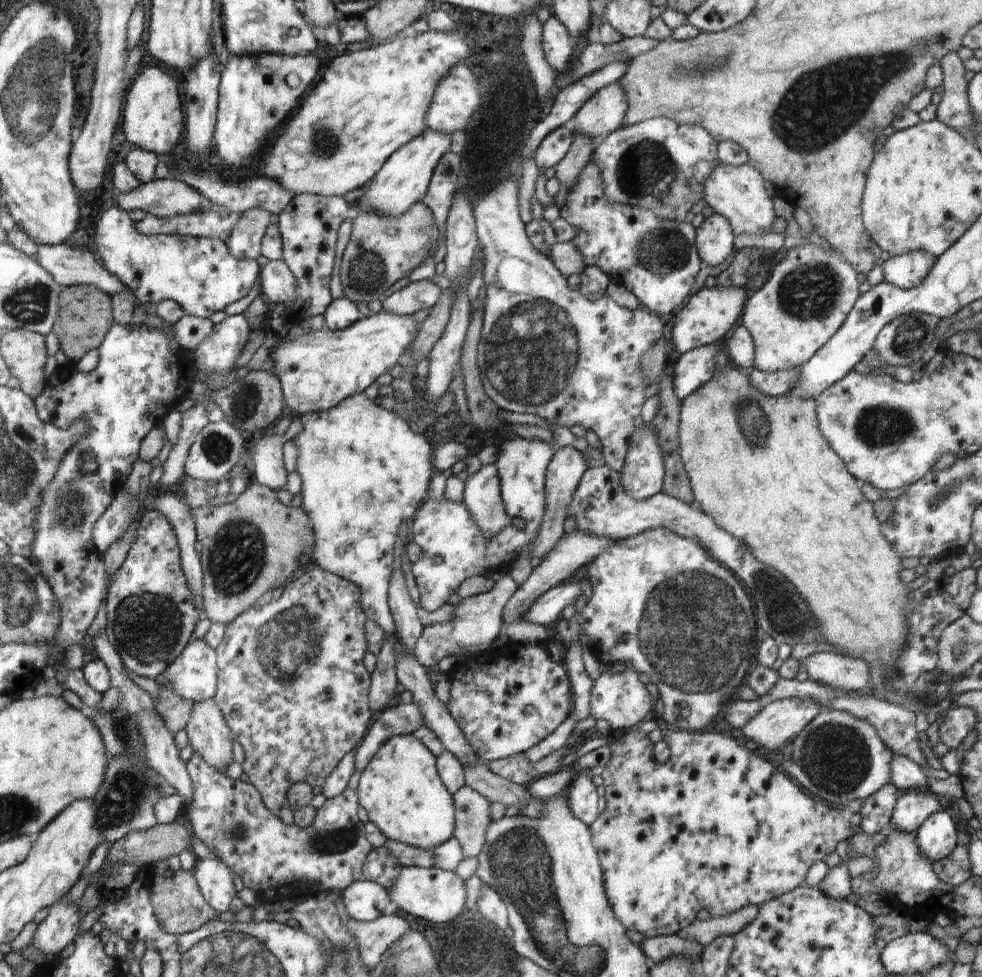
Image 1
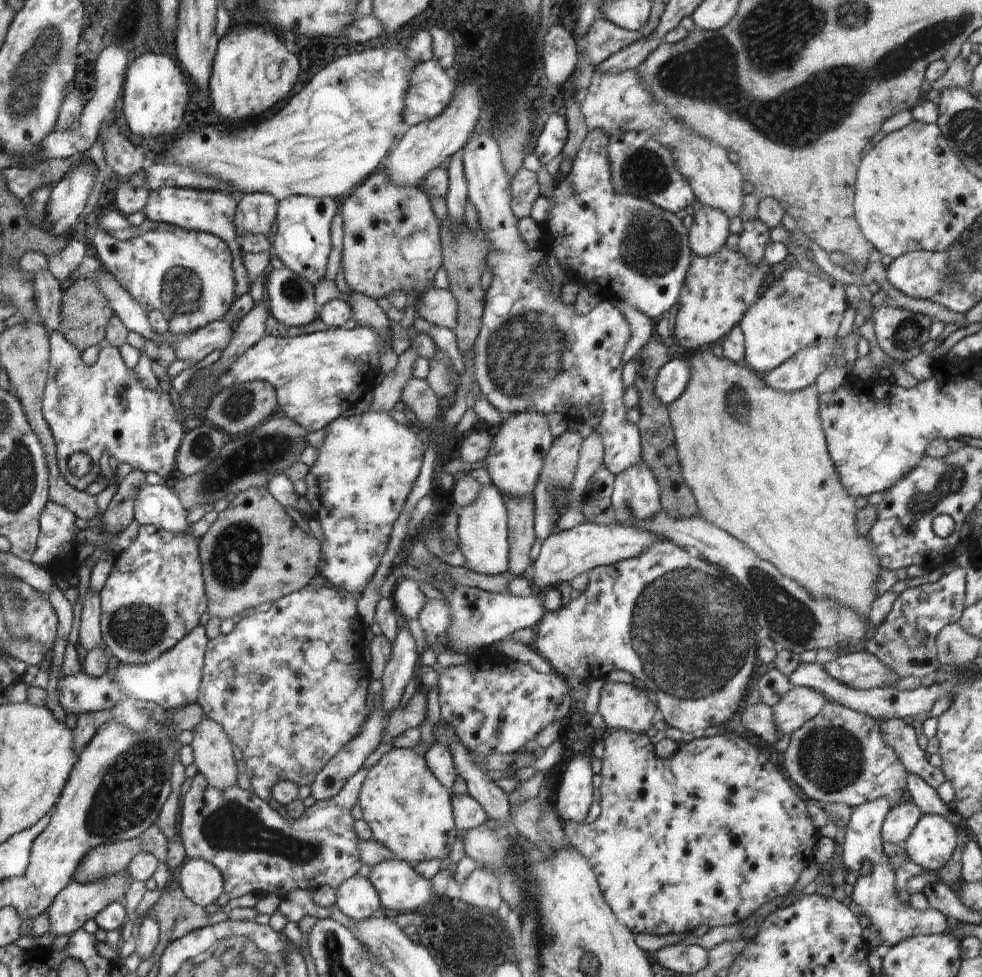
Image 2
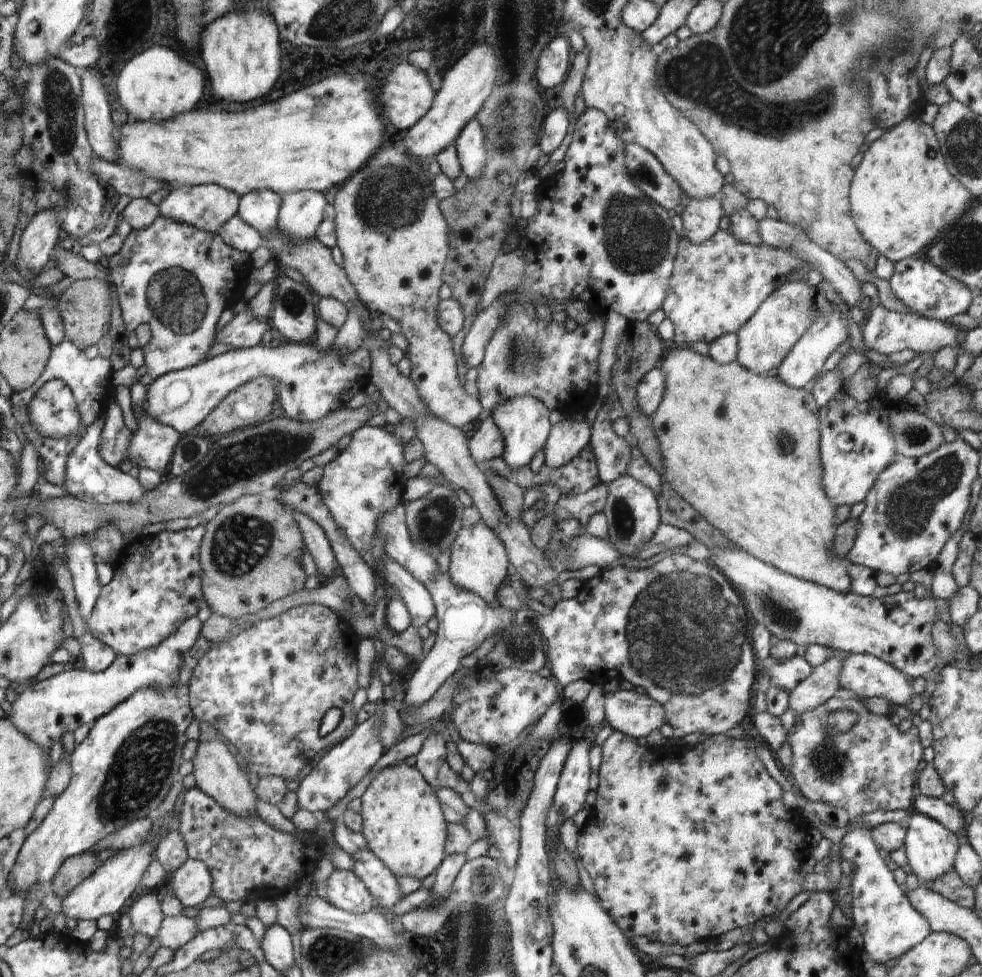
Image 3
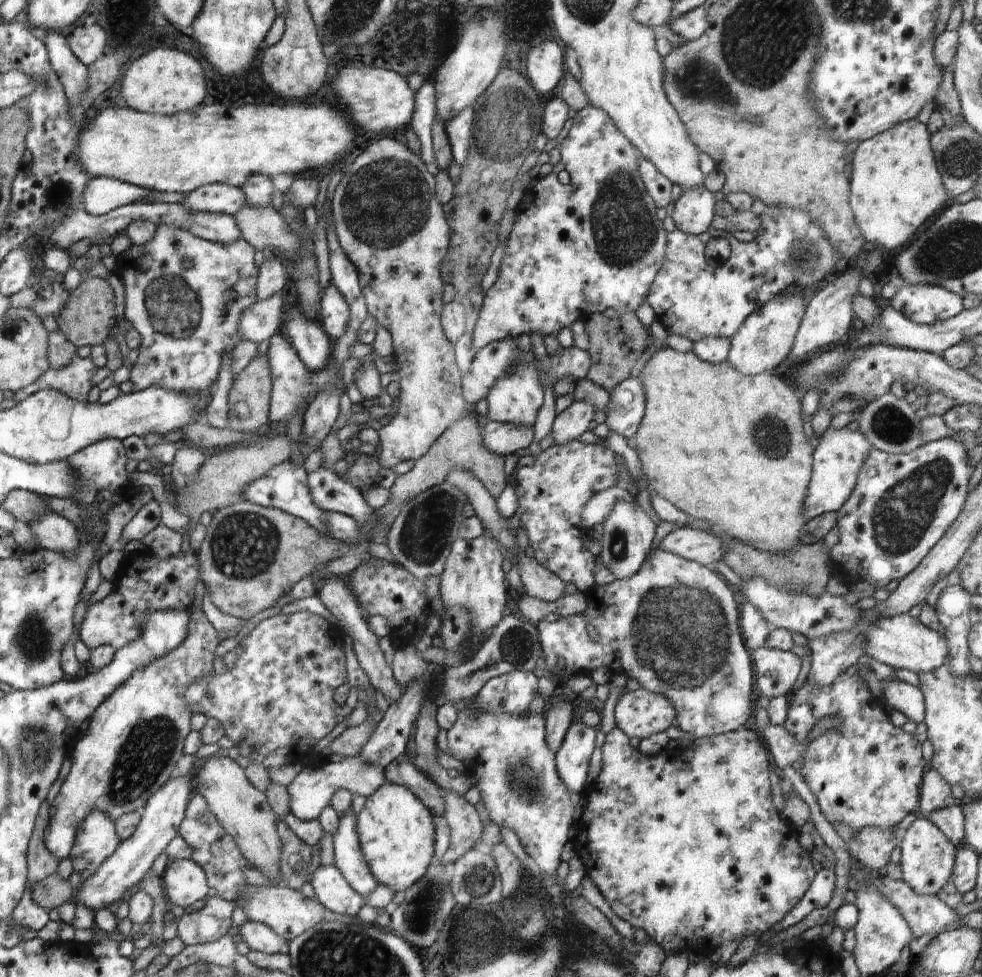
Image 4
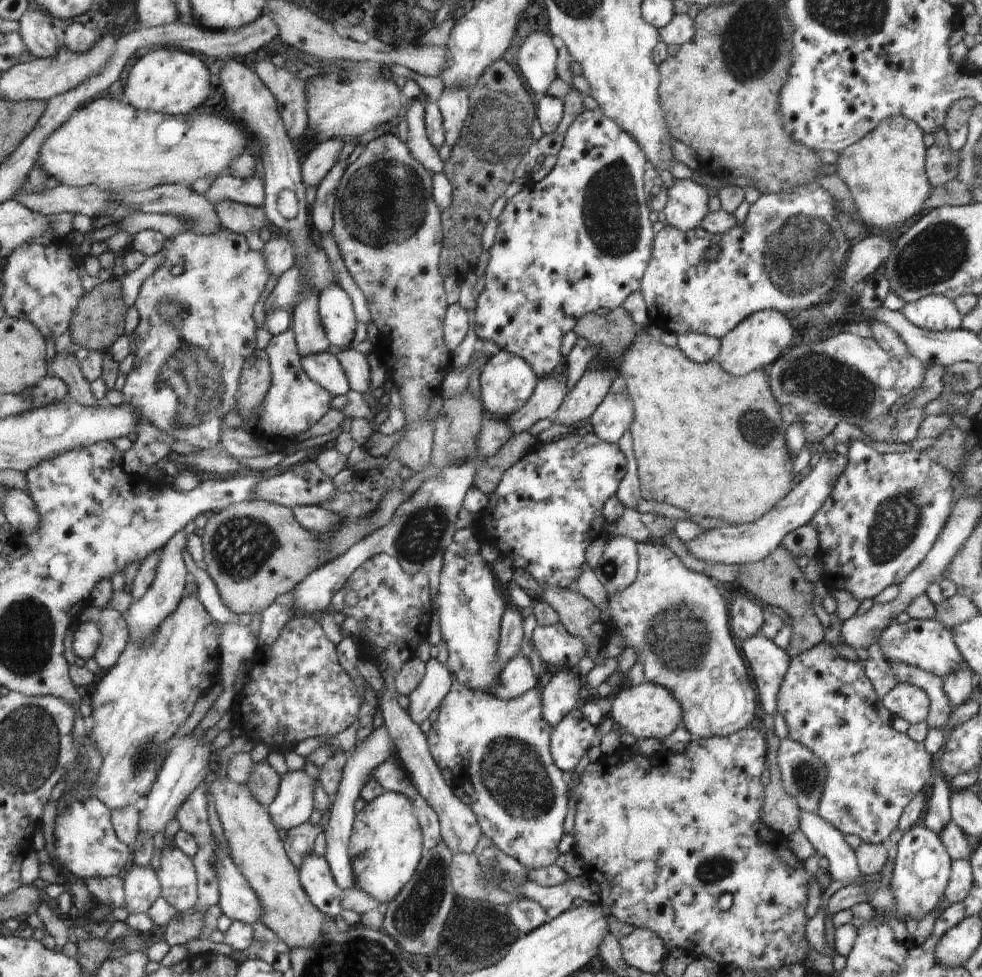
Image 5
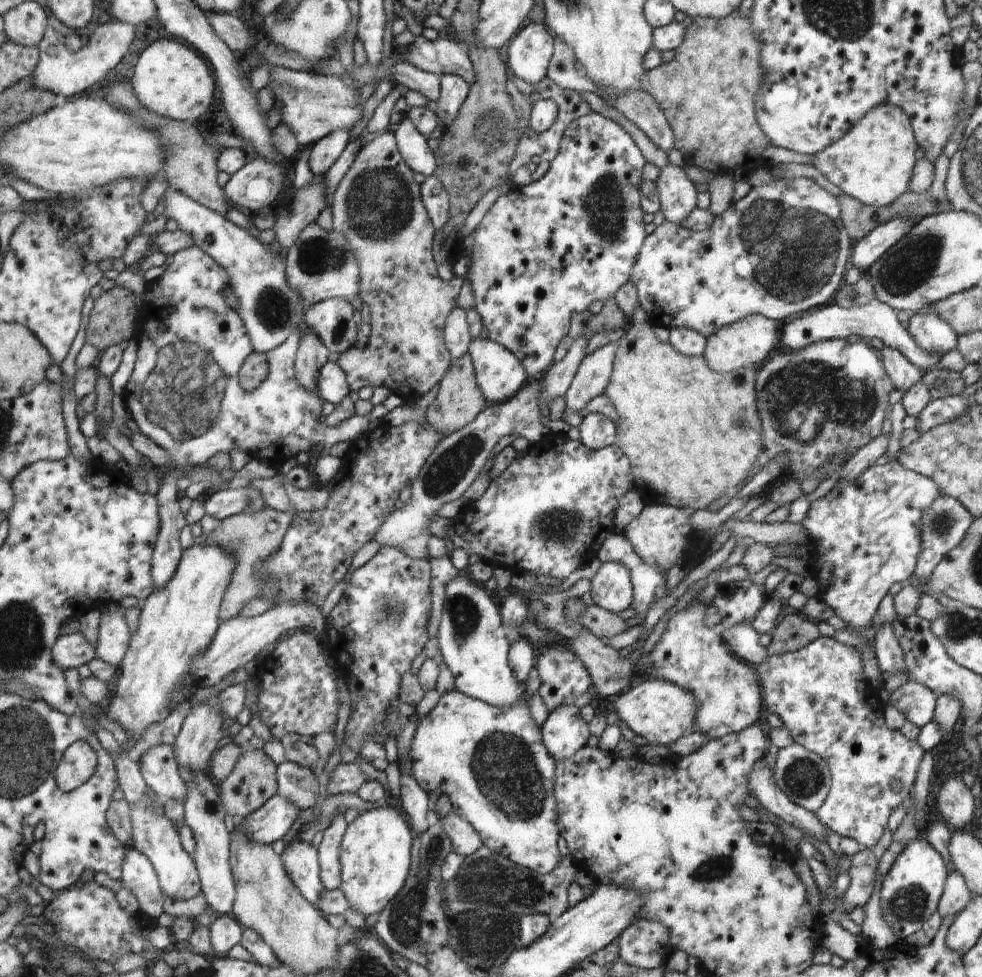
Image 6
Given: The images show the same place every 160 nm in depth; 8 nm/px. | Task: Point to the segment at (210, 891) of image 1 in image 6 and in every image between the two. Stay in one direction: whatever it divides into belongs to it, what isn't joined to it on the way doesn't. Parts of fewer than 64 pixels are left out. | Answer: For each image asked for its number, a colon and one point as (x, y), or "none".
2: (202, 882)
3: (192, 882)
4: (185, 881)
5: (176, 874)
6: (153, 834)

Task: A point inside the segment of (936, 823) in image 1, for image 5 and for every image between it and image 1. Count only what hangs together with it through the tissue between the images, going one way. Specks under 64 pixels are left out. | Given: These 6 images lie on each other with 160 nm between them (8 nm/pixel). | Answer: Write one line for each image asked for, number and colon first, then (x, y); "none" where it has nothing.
2: (932, 843)
3: (931, 849)
4: (928, 857)
5: (922, 869)

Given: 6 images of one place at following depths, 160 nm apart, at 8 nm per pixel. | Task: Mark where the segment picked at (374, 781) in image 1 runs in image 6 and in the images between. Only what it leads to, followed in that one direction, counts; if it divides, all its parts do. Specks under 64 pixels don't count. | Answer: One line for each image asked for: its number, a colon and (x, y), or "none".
2: (408, 810)
3: (403, 821)
4: (396, 830)
5: (387, 842)
6: (375, 859)

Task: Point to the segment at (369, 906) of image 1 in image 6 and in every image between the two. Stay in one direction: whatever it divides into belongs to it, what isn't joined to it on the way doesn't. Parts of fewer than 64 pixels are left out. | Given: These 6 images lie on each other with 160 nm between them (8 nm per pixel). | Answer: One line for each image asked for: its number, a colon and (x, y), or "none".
2: (357, 898)
3: (344, 890)
4: (332, 890)
5: (315, 874)
6: (302, 860)

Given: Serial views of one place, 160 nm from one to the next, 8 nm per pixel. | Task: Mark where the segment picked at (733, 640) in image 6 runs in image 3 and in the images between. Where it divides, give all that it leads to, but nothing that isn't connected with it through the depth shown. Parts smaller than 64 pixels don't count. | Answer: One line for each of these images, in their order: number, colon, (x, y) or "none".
3: (787, 674)
4: (777, 671)
5: (769, 663)

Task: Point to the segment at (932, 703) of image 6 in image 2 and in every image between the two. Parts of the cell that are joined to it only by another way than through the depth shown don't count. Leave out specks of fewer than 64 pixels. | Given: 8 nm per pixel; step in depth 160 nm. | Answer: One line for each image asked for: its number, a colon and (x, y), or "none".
2: (861, 670)
3: (867, 676)
4: (909, 700)
5: (907, 701)

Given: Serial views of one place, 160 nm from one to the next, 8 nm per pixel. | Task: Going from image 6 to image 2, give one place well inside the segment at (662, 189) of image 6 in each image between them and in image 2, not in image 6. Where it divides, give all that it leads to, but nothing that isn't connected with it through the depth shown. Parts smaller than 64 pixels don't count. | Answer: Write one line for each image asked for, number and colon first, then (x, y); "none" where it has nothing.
2: (709, 231)
3: (701, 217)
4: (694, 214)
5: (687, 204)

